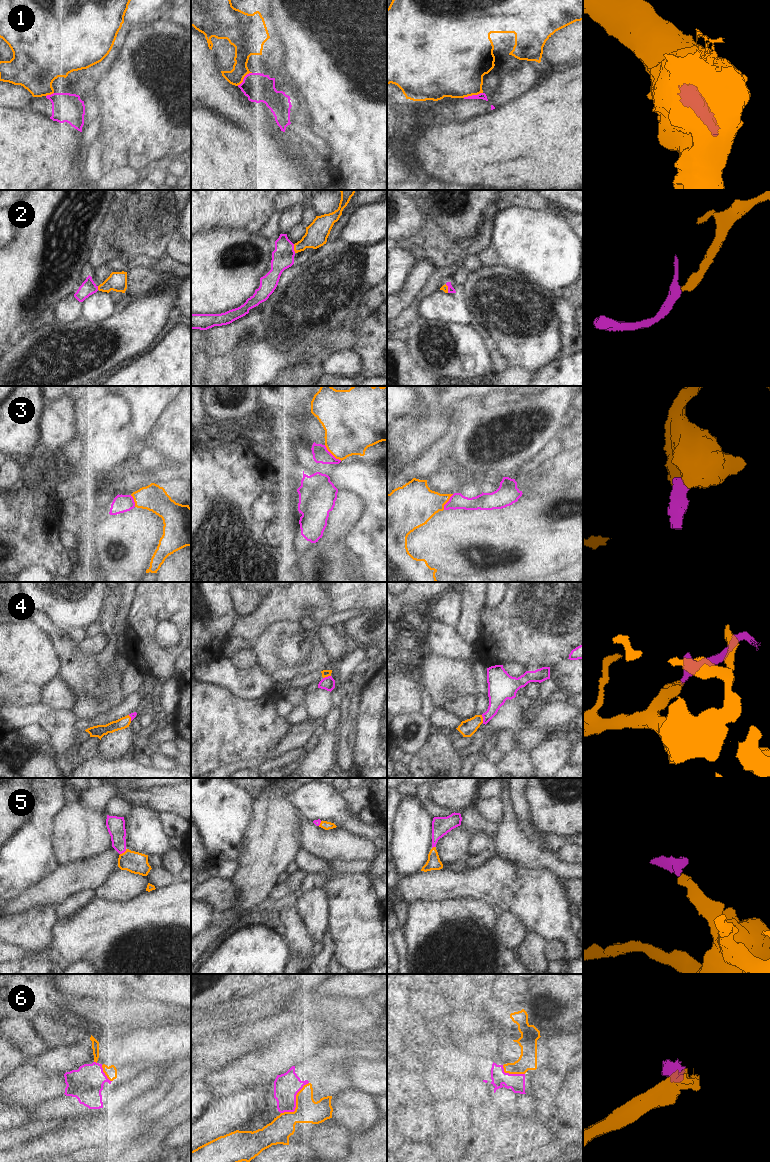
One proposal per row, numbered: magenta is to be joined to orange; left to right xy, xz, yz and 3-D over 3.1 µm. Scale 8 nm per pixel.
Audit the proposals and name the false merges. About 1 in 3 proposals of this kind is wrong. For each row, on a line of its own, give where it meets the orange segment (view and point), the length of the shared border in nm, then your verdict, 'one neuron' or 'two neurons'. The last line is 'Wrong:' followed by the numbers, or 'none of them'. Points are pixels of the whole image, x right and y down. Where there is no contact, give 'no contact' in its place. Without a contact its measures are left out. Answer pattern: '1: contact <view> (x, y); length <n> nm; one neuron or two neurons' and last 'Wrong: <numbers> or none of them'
1: contact yz (472, 94); length 170 nm; two neurons
2: contact xz (294, 248); length 70 nm; one neuron
3: contact xz (332, 454); length 190 nm; two neurons
4: contact xz (326, 676); length 70 nm; one neuron
5: contact xy (124, 852); length 70 nm; one neuron
6: contact xz (296, 1102); length 340 nm; two neurons
Wrong: 1, 3, 6

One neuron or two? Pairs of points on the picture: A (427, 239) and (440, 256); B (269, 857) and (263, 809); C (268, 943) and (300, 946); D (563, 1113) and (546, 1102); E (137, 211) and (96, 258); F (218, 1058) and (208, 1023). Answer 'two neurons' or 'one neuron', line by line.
A: one neuron
B: one neuron
C: two neurons
D: two neurons
E: one neuron
F: two neurons

